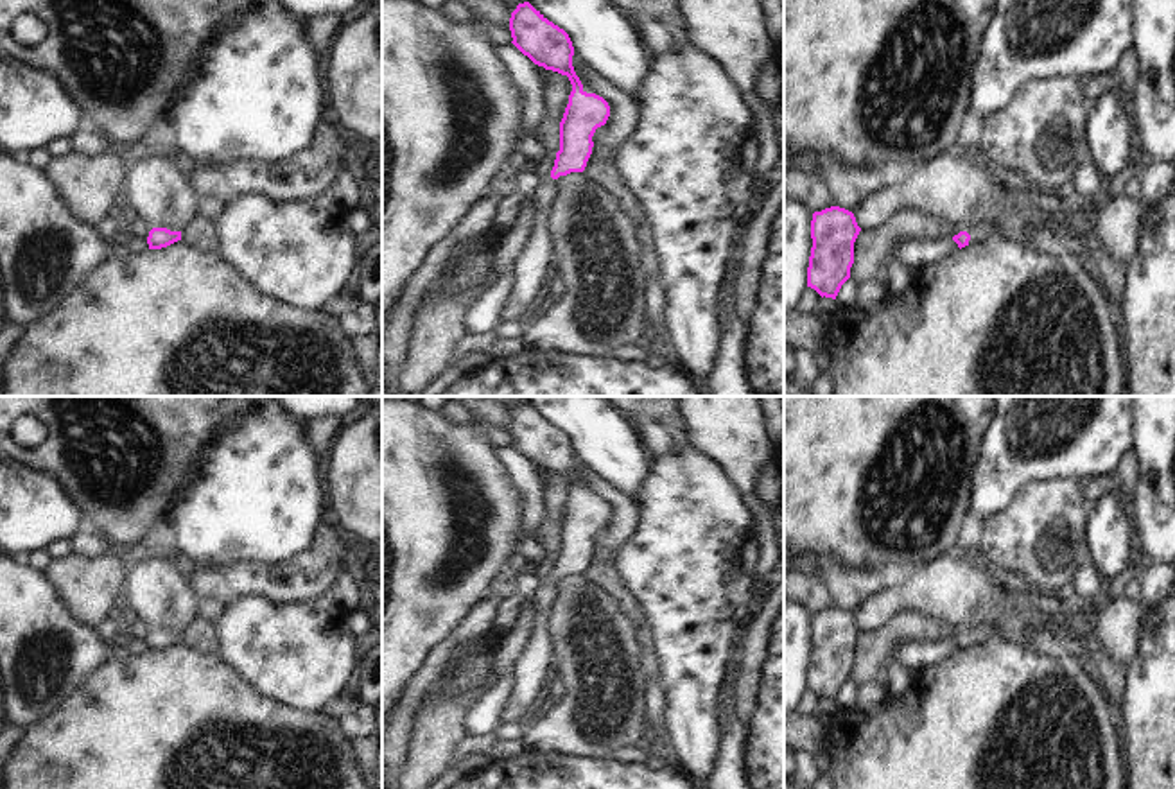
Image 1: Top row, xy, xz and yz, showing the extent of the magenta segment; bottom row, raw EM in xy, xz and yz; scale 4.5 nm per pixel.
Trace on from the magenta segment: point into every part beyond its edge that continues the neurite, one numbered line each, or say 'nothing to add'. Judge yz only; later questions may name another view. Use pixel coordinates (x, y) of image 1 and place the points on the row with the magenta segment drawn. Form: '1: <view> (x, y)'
1: yz (983, 232)

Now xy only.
1: xy (135, 223)

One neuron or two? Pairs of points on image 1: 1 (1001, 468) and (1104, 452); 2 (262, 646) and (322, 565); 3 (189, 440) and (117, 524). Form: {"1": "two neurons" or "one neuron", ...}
{"1": "one neuron", "2": "two neurons", "3": "one neuron"}

